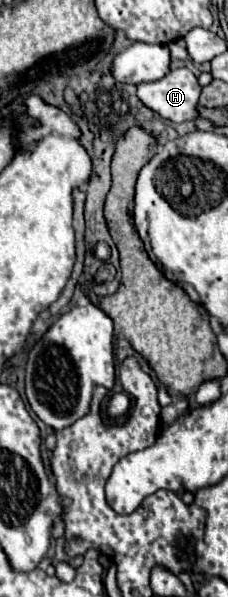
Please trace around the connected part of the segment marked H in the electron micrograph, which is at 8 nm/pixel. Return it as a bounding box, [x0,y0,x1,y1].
[137,68,201,122]

